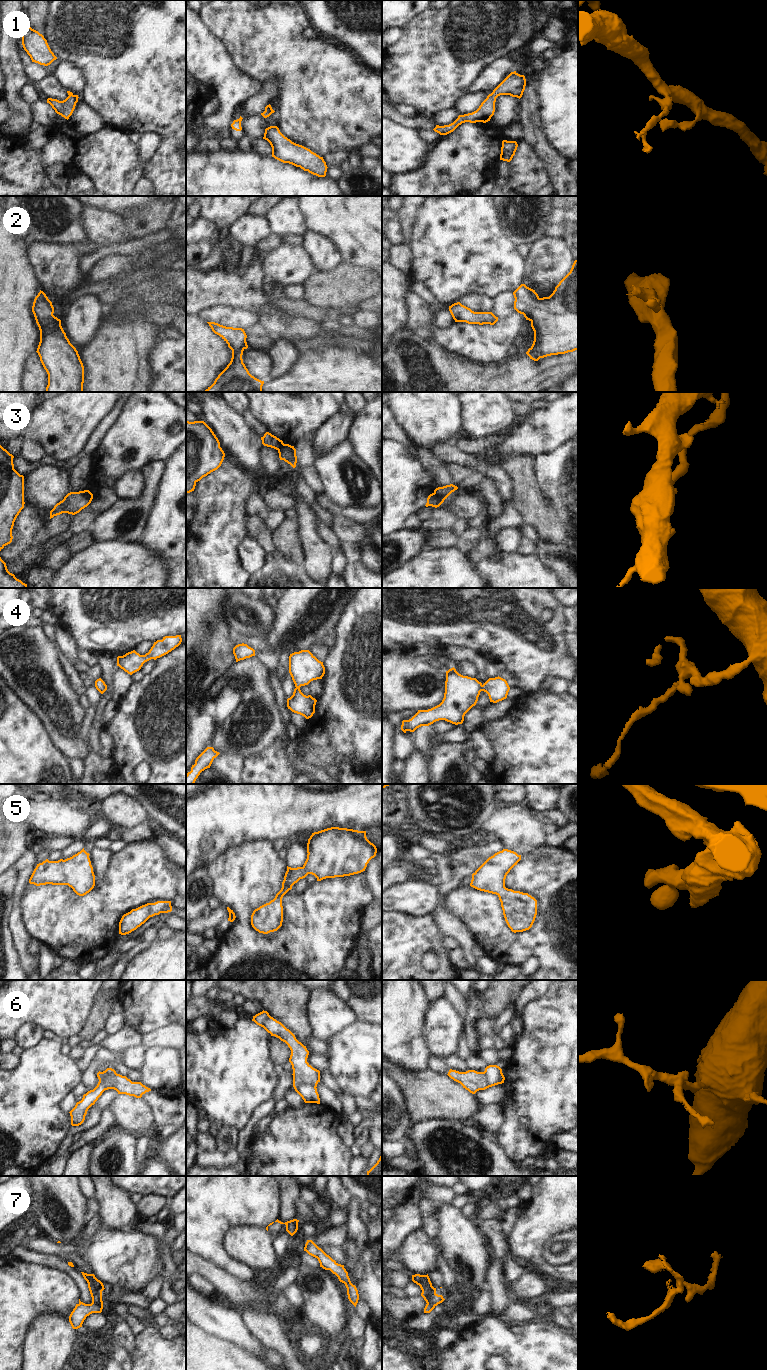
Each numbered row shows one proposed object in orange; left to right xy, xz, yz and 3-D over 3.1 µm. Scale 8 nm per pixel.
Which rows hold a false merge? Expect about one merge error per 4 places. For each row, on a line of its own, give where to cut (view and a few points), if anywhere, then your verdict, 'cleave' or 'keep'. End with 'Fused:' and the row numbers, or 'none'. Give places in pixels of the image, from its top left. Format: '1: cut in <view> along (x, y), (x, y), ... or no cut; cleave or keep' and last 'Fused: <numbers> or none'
1: no cut; keep
2: no cut; keep
3: cut in yz along (433, 493), (443, 500); cleave
4: no cut; keep
5: no cut; keep
6: cut in xz along (315, 1086), (309, 1083), (300, 1083), (294, 1087); cleave
7: no cut; keep
Fused: 3, 6

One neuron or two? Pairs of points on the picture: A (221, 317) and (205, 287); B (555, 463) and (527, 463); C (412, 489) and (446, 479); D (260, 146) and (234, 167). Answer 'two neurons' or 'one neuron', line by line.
A: two neurons
B: two neurons
C: two neurons
D: two neurons

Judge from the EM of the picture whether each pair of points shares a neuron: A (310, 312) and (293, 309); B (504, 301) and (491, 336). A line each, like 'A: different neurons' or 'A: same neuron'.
A: same neuron
B: same neuron

